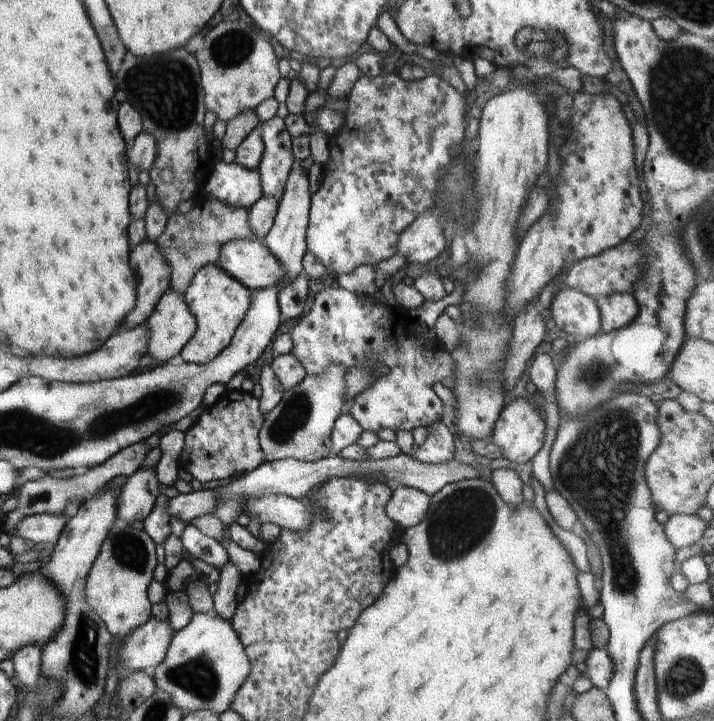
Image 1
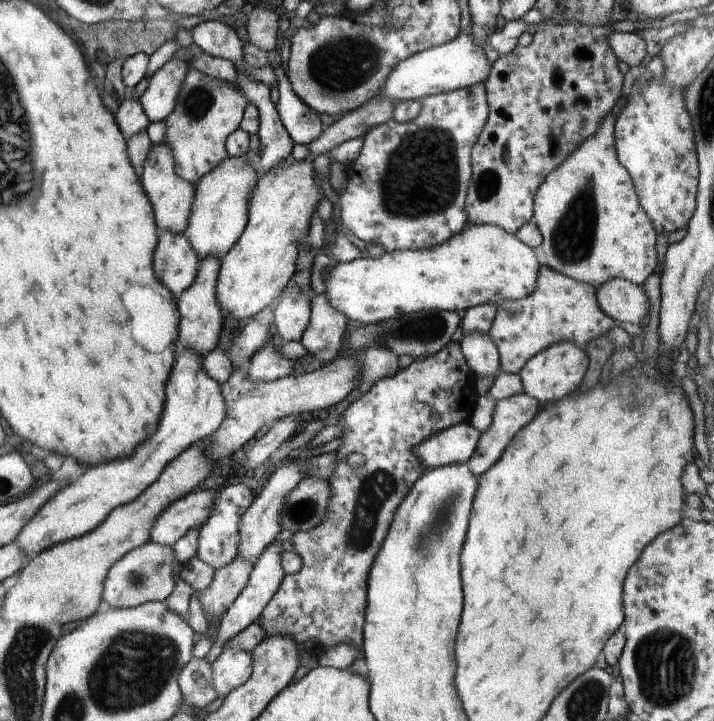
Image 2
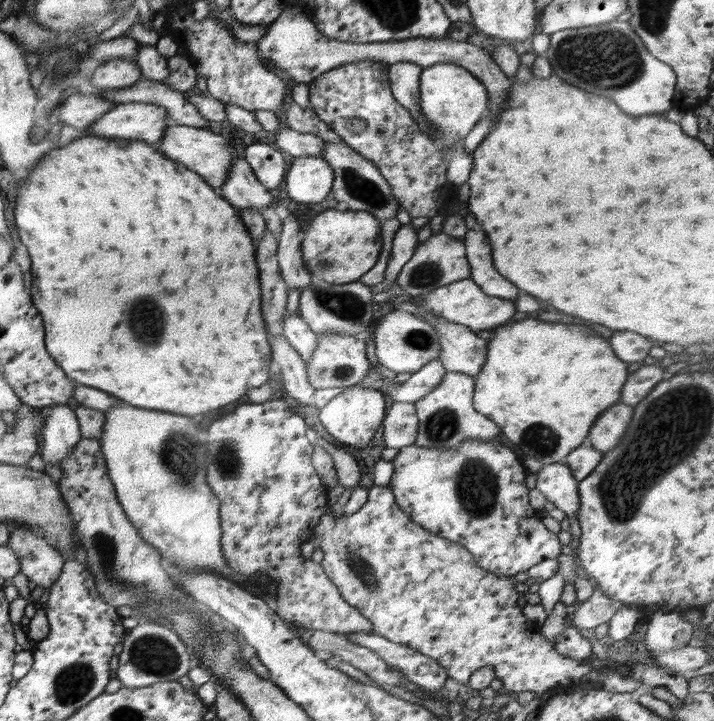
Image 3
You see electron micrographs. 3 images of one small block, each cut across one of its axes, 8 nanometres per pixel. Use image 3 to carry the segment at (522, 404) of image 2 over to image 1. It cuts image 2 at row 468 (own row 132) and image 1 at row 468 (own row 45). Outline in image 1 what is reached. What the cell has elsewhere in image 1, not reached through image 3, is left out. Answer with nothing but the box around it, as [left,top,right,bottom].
[214,453,482,531]

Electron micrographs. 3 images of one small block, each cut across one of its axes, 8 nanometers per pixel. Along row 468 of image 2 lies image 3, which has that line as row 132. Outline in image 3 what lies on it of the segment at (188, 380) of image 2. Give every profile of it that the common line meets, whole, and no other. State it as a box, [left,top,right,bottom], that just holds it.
[86,103,168,147]

